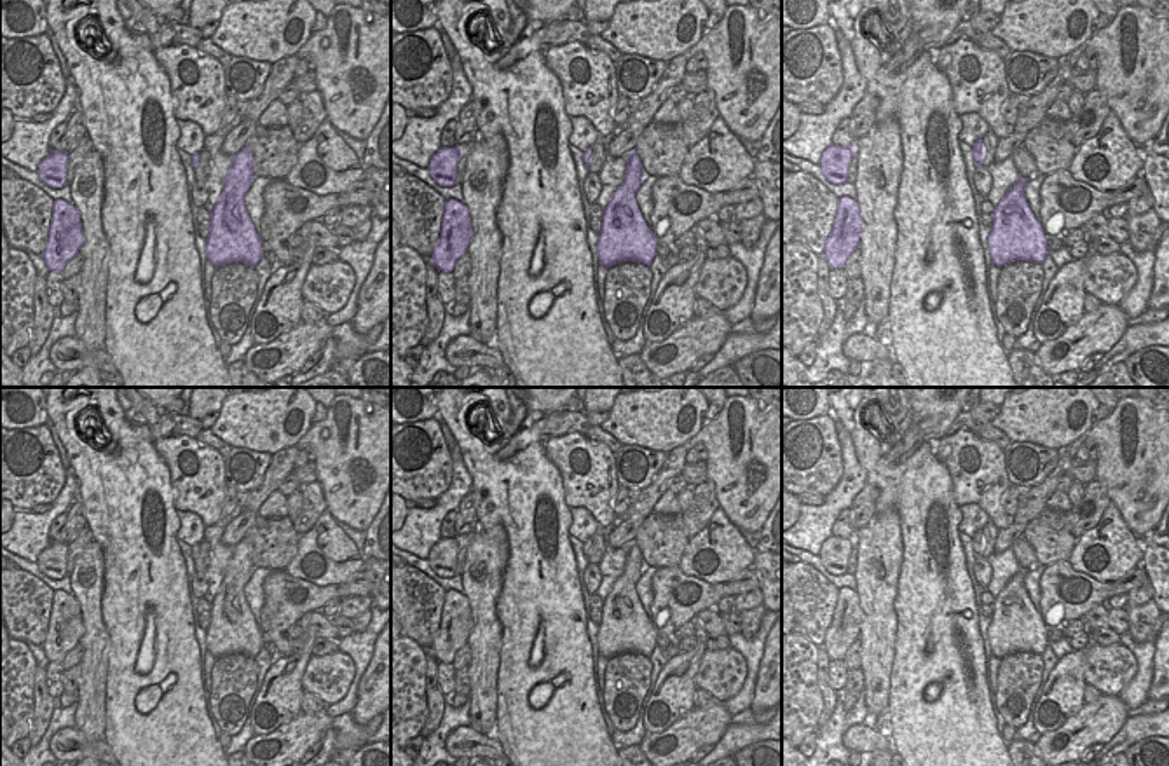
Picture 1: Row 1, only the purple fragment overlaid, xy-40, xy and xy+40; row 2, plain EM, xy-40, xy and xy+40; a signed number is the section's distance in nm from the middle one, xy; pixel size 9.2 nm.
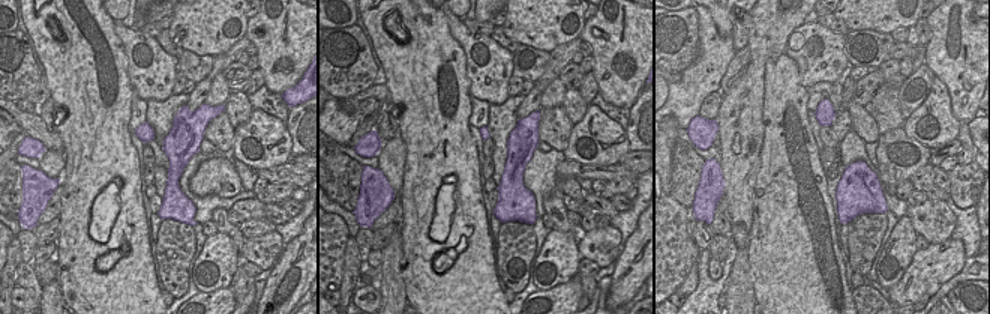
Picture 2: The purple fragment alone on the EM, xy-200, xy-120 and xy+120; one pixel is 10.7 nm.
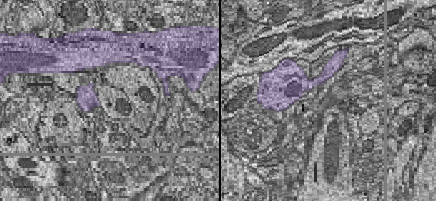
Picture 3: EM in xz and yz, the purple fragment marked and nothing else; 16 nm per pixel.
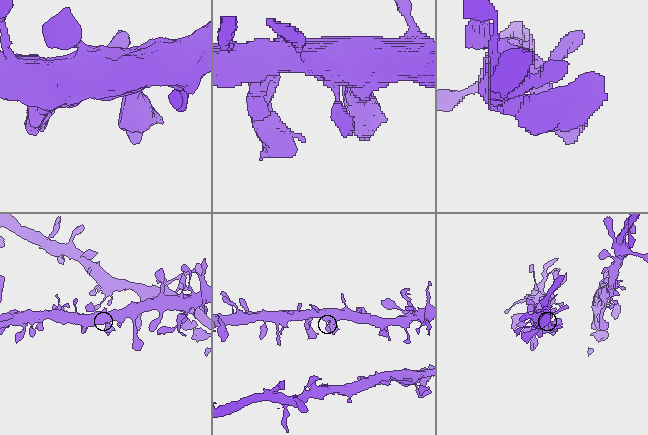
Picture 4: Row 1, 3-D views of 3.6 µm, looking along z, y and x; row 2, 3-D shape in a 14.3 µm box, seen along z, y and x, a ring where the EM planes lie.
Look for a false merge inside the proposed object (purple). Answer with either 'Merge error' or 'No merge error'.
No merge error

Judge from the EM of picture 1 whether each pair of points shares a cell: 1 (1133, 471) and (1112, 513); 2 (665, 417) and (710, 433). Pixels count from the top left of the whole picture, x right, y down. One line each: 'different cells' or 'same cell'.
1: different cells
2: different cells

